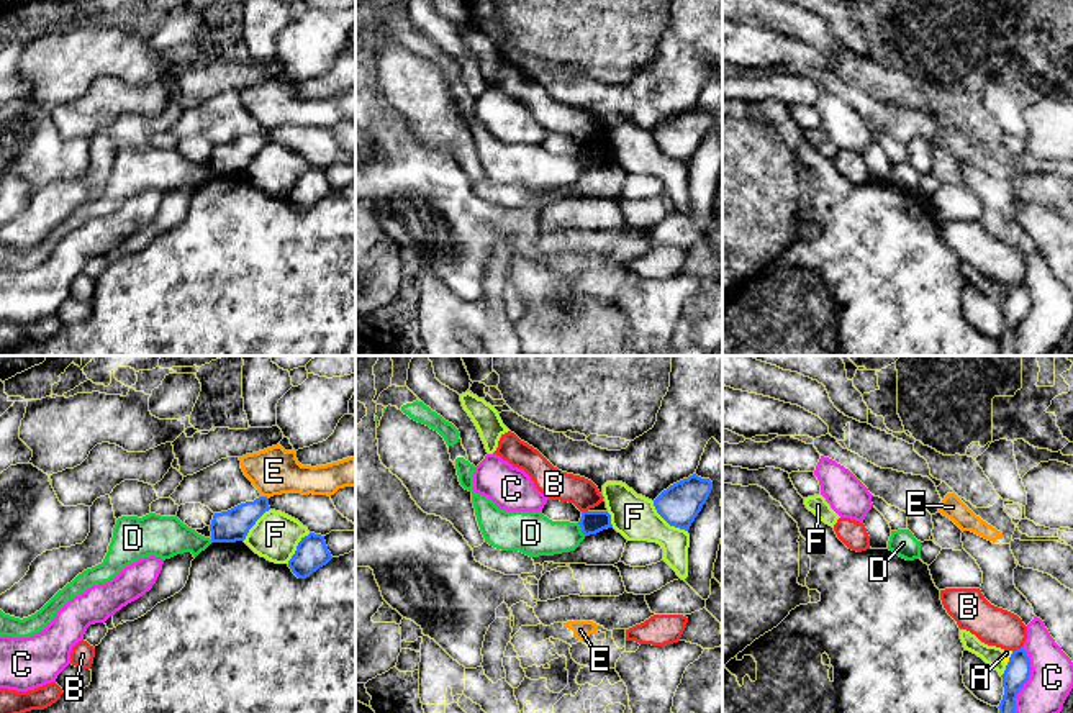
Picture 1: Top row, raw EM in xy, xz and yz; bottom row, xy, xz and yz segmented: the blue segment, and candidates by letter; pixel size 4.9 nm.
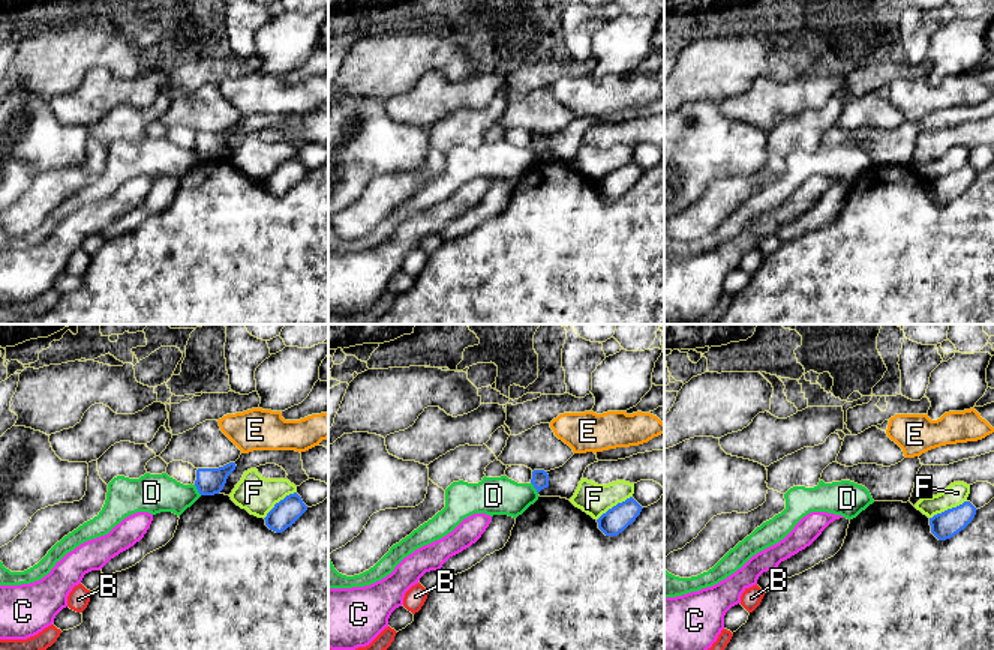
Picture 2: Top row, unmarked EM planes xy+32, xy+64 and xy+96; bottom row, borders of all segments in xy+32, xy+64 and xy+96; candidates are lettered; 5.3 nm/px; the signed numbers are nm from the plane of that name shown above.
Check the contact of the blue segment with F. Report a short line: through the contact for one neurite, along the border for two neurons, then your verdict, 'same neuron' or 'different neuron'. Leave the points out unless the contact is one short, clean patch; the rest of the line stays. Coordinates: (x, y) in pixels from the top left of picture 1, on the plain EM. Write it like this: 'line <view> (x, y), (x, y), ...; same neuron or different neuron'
different neuron

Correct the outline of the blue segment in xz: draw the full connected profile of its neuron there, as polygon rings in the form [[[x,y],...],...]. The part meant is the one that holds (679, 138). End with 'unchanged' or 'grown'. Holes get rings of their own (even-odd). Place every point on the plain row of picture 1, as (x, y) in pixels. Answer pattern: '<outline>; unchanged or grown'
[[[693,107],[663,123],[654,133],[654,139],[670,159],[688,164],[706,136],[711,121],[713,115],[709,111]]]; unchanged

